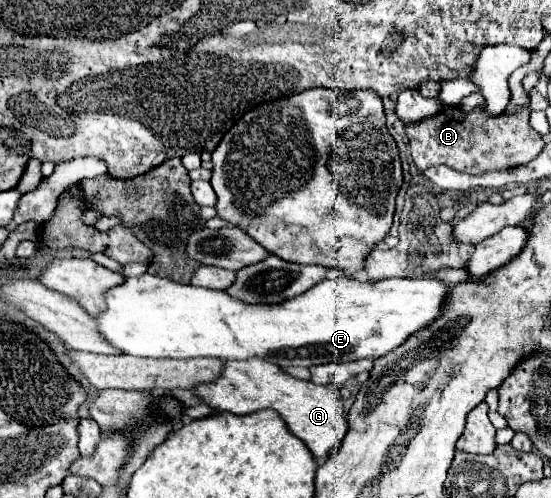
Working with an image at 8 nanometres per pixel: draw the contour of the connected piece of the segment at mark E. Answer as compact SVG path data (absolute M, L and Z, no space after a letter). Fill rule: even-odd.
M146 272L106 290L106 310L92 318L108 344L130 356L214 356L224 360L260 356L280 368L310 368L312 364L382 358L442 316L450 288L436 278L388 278L380 282L326 278L304 296L280 306L262 306L238 302L224 290L178 284Z

